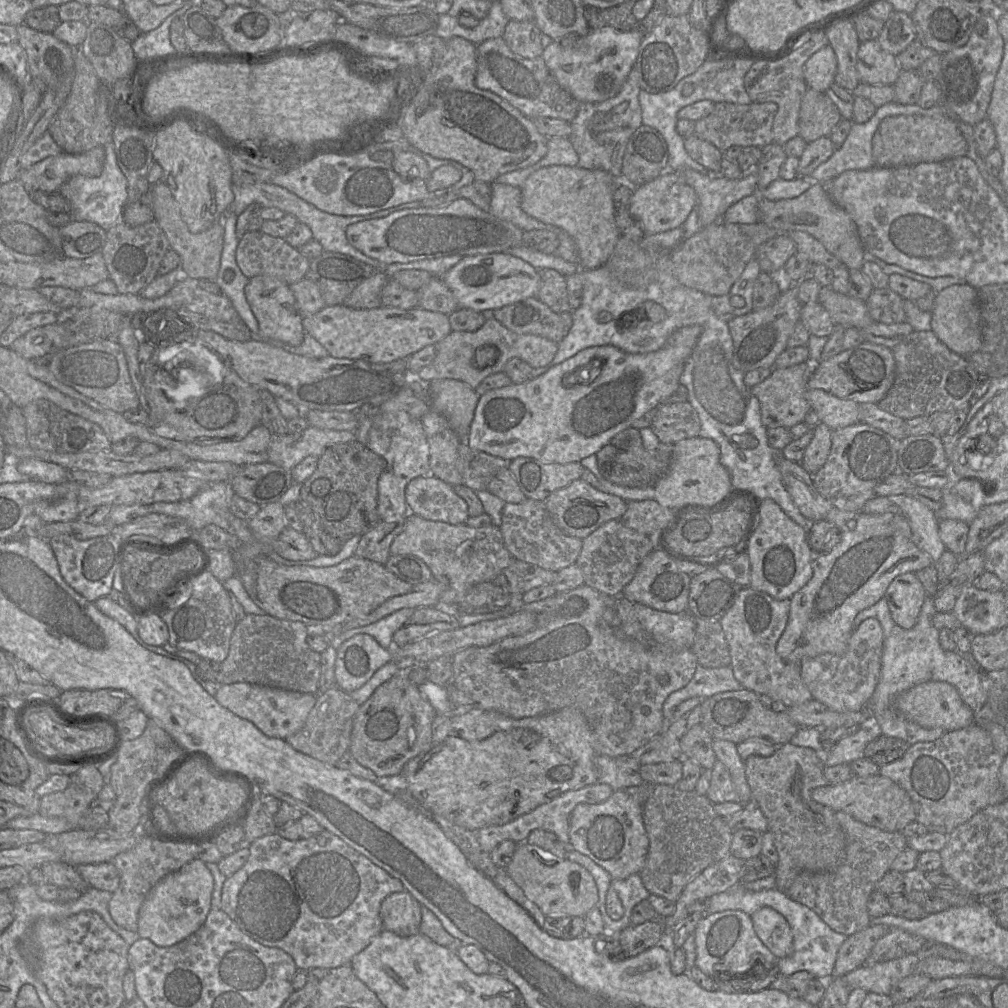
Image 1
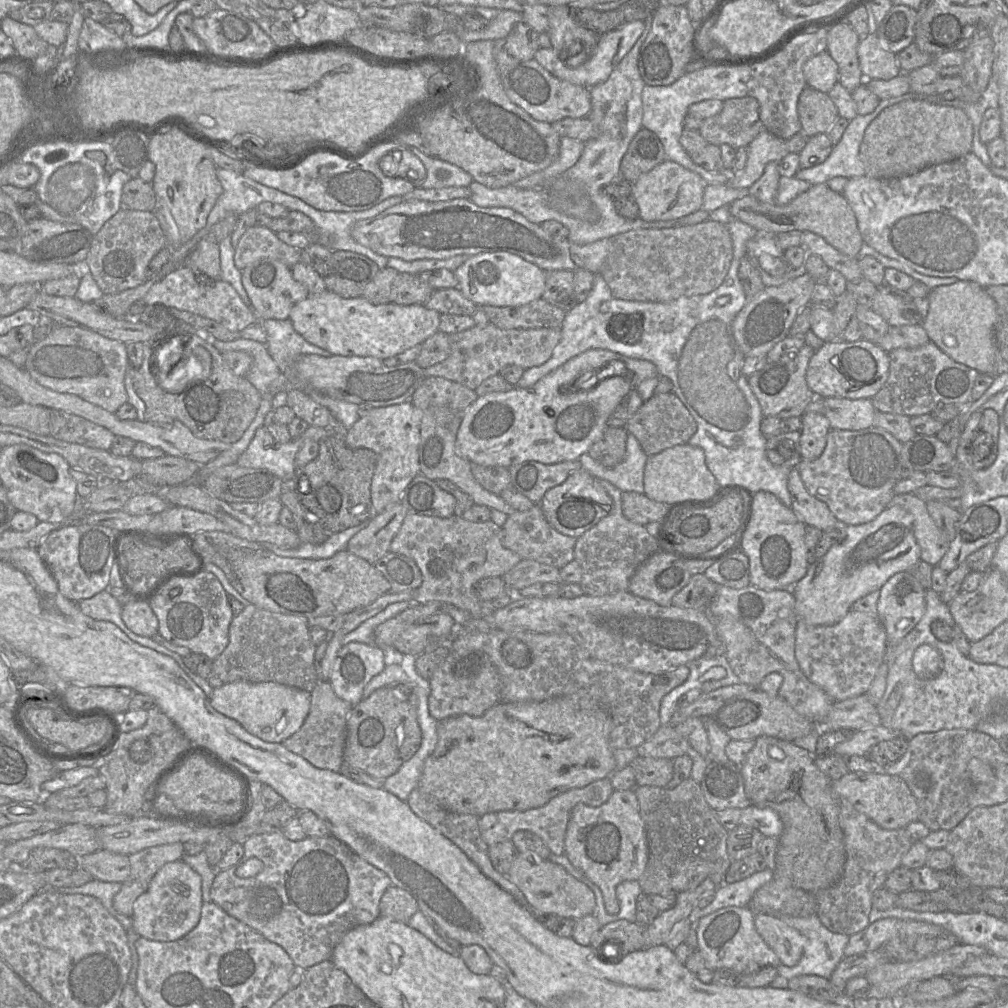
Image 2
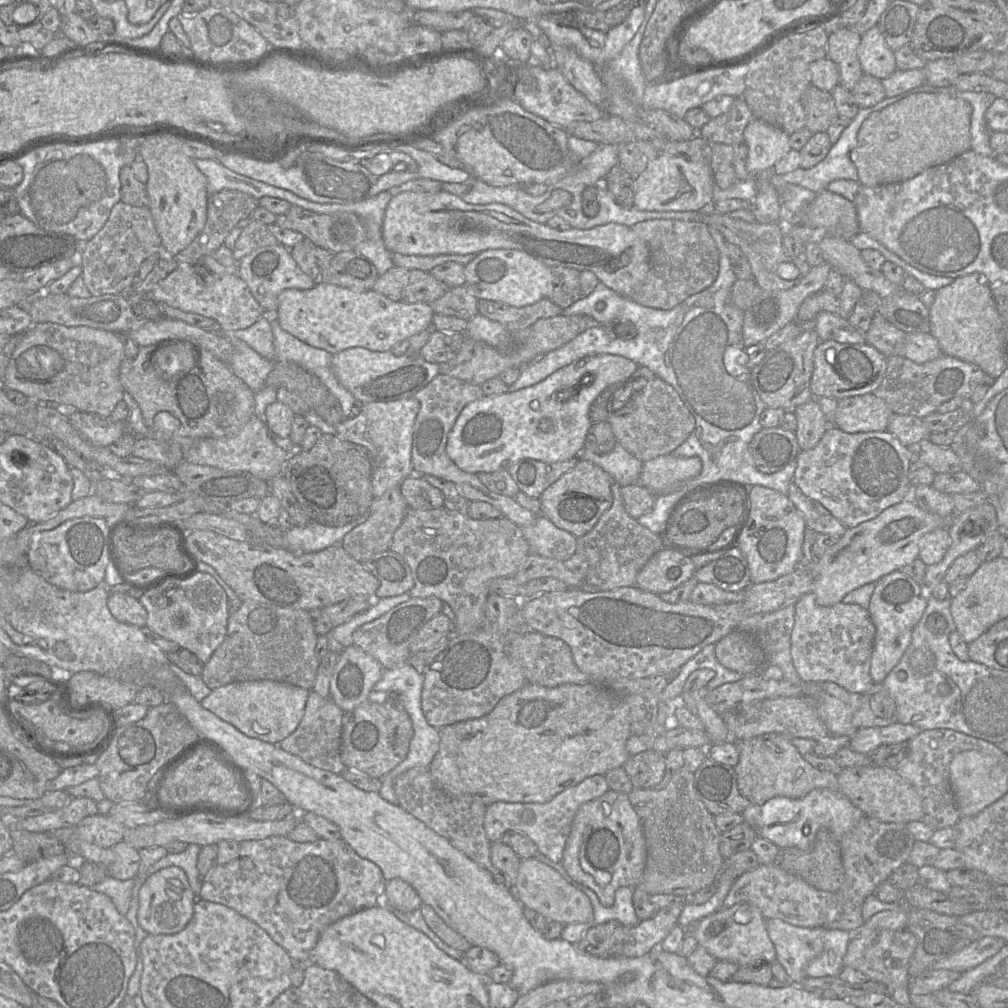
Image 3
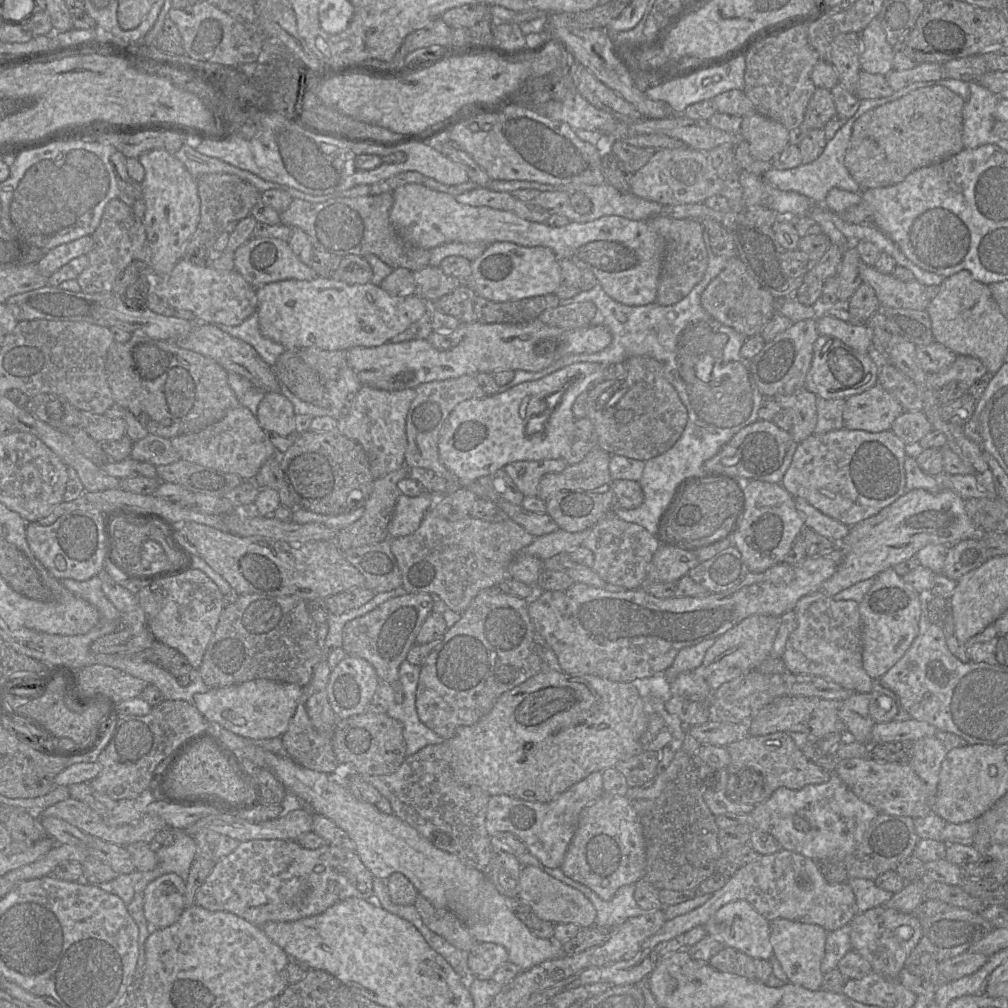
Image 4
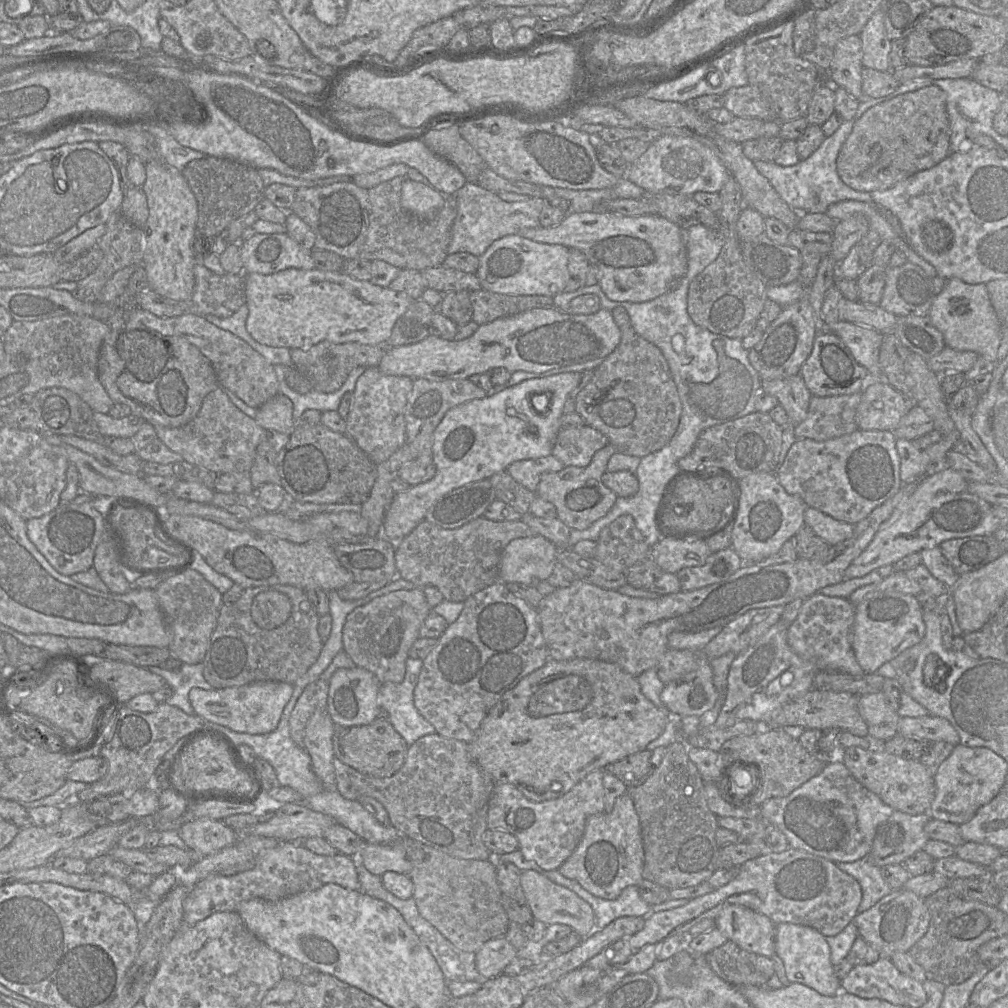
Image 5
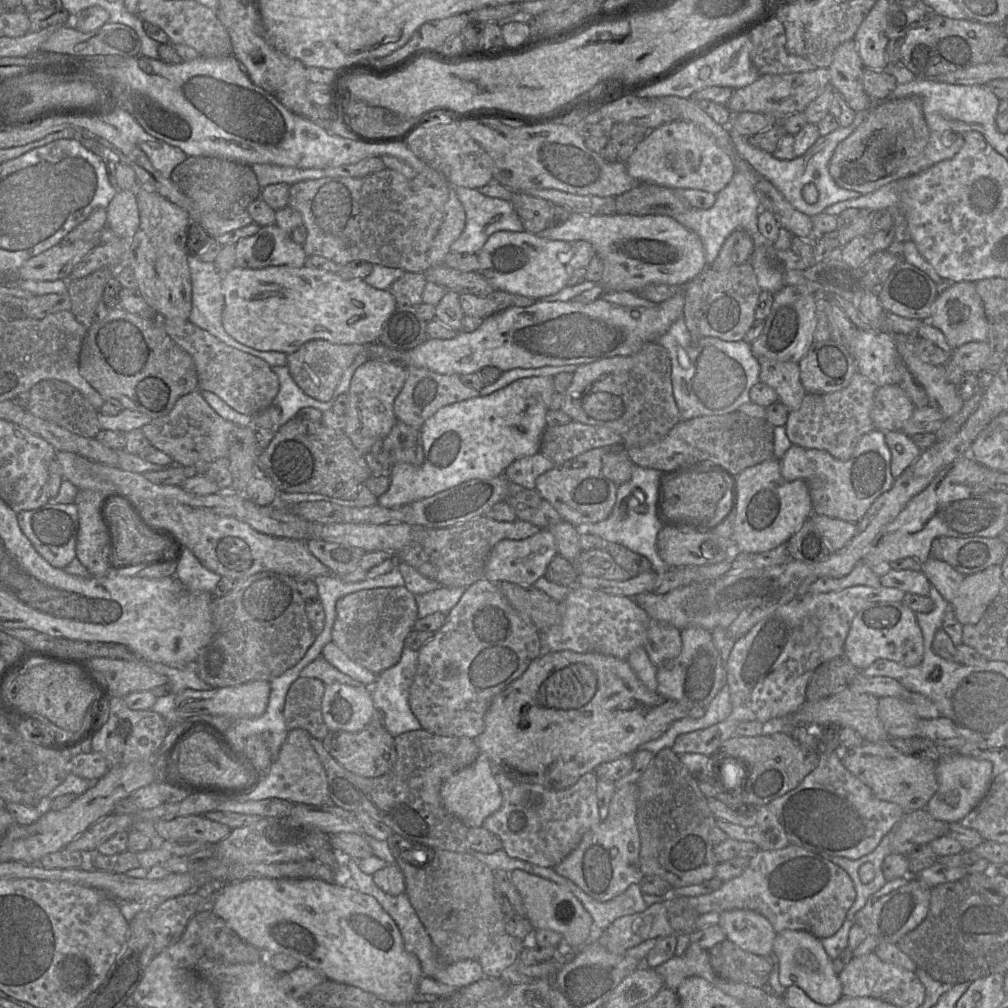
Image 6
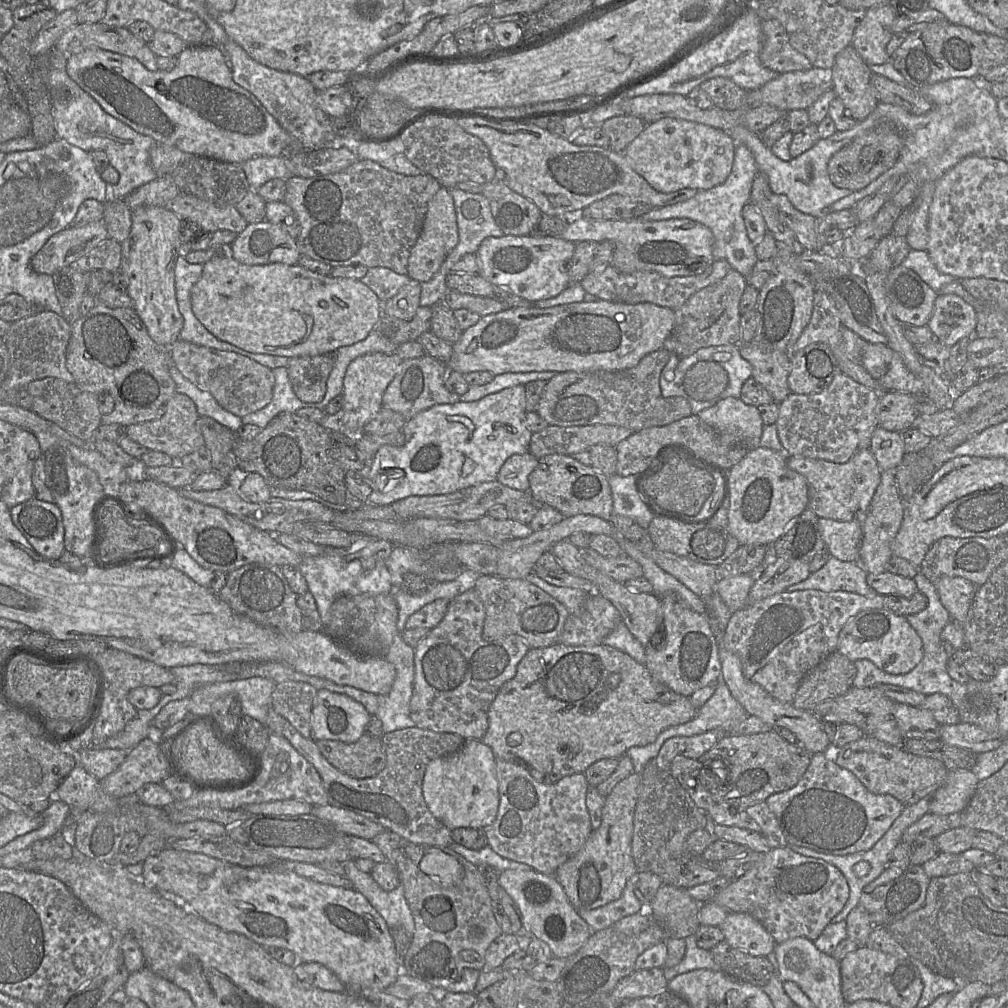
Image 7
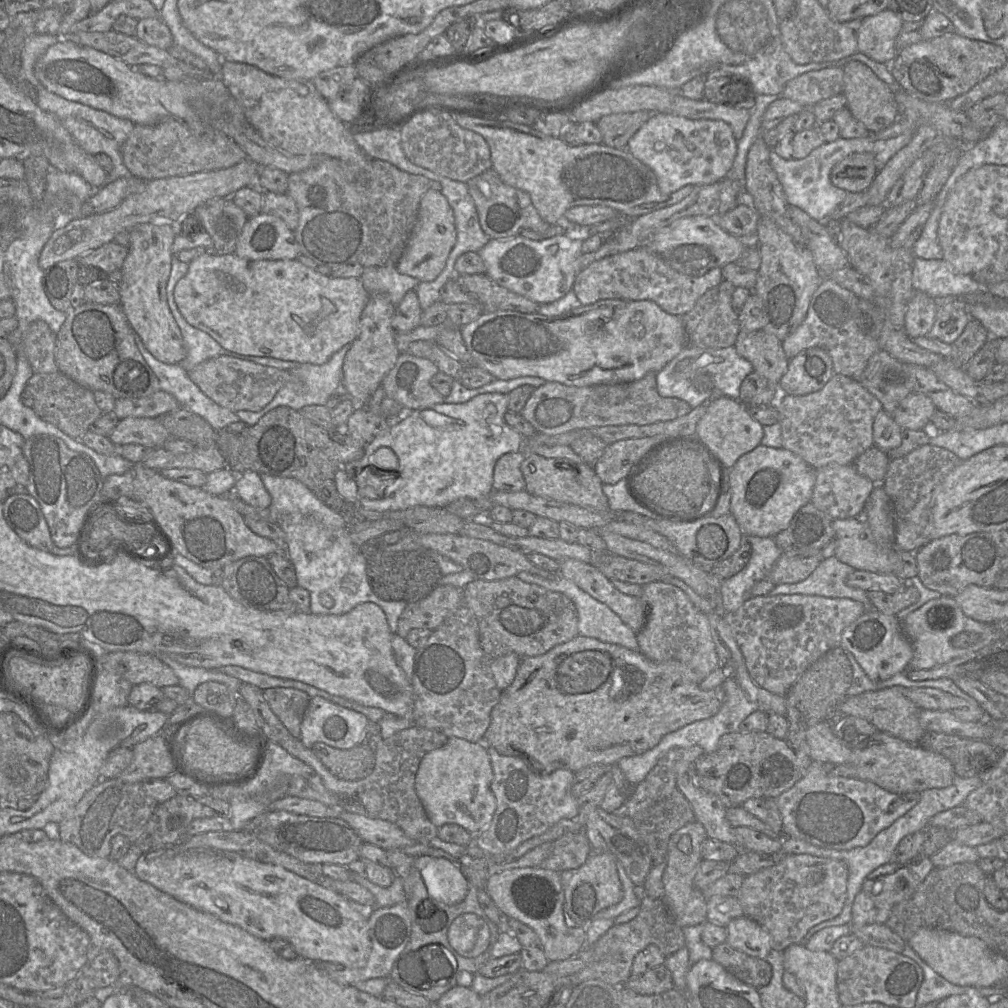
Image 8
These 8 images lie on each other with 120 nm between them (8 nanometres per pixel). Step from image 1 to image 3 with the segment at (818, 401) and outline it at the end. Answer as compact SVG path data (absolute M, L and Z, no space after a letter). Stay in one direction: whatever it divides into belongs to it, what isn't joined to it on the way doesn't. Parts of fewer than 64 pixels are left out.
M873 392L838 400L833 425L847 433L885 431L892 410Z

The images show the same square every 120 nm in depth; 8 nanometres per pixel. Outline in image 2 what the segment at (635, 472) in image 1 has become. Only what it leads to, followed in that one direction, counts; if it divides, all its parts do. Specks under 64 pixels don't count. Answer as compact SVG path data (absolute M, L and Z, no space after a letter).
M607 427L588 454L604 467L615 467L625 457L627 439L628 432L624 427Z

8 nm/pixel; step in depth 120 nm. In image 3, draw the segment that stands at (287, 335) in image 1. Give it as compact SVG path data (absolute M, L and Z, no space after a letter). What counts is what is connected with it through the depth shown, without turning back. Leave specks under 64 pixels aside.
M277 244L260 247L238 262L238 276L246 283L251 294L265 312L273 317L278 309L278 296L286 289L308 290L316 285L304 274L293 259L290 249Z

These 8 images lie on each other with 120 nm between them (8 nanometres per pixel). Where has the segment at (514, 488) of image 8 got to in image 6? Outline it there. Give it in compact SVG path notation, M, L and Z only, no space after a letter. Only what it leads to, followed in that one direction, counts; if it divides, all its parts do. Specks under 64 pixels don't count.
M539 452L516 459L505 469L503 475L512 483L527 489L535 489L536 479L555 465L552 460Z

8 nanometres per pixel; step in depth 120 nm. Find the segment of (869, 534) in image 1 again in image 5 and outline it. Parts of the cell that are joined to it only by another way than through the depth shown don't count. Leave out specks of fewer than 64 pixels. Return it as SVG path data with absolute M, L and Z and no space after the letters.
M947 466L919 480L916 490L894 509L891 516L879 526L868 546L846 568L844 580L865 576L912 553L939 547L946 540L991 536L998 528L992 505L971 494L968 481Z

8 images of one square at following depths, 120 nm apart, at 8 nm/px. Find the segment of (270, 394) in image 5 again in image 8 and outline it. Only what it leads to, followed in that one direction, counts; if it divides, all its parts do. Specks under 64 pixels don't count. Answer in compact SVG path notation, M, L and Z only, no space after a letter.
M230 356L208 359L189 371L188 375L206 396L234 413L262 410L274 399L277 392L292 380L289 370L263 366Z

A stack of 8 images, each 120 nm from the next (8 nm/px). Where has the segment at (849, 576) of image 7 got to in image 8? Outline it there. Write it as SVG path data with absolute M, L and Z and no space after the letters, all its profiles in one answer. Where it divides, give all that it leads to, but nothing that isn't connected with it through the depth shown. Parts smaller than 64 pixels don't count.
M835 556L822 559L804 580L793 584L775 586L769 596L786 594L817 595L827 598L848 598L864 605L865 612L873 610L866 591L849 587L845 581L855 569L840 562Z

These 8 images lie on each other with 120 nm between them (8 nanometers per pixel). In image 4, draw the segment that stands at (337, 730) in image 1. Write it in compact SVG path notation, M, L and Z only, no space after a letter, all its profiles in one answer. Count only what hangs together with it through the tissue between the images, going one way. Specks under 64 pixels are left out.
M310 682L302 687L296 711L289 721L282 743L287 755L310 770L331 774L339 765L329 734L319 734L312 726L306 703L312 694Z

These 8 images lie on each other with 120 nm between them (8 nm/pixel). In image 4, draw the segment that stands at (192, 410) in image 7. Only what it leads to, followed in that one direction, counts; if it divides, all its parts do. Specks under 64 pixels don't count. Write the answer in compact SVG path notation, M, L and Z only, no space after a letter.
M244 406L231 409L220 421L205 429L170 439L182 460L224 473L236 474L243 480L254 480L262 465L277 452L268 433L259 425L254 414Z

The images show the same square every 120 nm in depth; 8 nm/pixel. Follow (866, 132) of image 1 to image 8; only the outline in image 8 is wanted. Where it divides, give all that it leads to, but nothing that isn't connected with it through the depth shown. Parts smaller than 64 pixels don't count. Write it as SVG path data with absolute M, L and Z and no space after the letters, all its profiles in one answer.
M887 127L878 132L870 132L866 137L839 137L833 142L824 142L803 159L784 159L771 149L770 162L783 186L788 203L805 211L813 219L824 222L849 193L831 183L830 172L833 166L851 153L868 152L875 156L878 170L878 154L887 148L888 143L891 144L891 138L895 133L894 129Z

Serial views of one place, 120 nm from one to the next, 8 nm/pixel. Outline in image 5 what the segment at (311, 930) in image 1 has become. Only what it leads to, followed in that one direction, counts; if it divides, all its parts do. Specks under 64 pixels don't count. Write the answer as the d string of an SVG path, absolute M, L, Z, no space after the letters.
M285 841L268 850L257 861L254 868L231 876L212 875L199 881L185 898L183 903L183 923L194 926L217 912L236 912L238 906L251 899L263 899L266 901L278 901L303 892L310 892L321 888L326 884L337 884L345 889L360 891L360 882L356 866L352 857L338 853L334 856L318 855L307 848L301 842Z

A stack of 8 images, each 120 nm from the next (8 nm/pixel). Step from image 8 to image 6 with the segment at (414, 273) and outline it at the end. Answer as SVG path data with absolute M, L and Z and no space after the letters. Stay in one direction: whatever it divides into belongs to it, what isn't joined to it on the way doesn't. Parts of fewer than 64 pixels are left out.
M451 186L449 198L444 206L443 223L428 250L430 267L444 264L445 257L450 252L450 246L464 230L465 222L465 210Z

